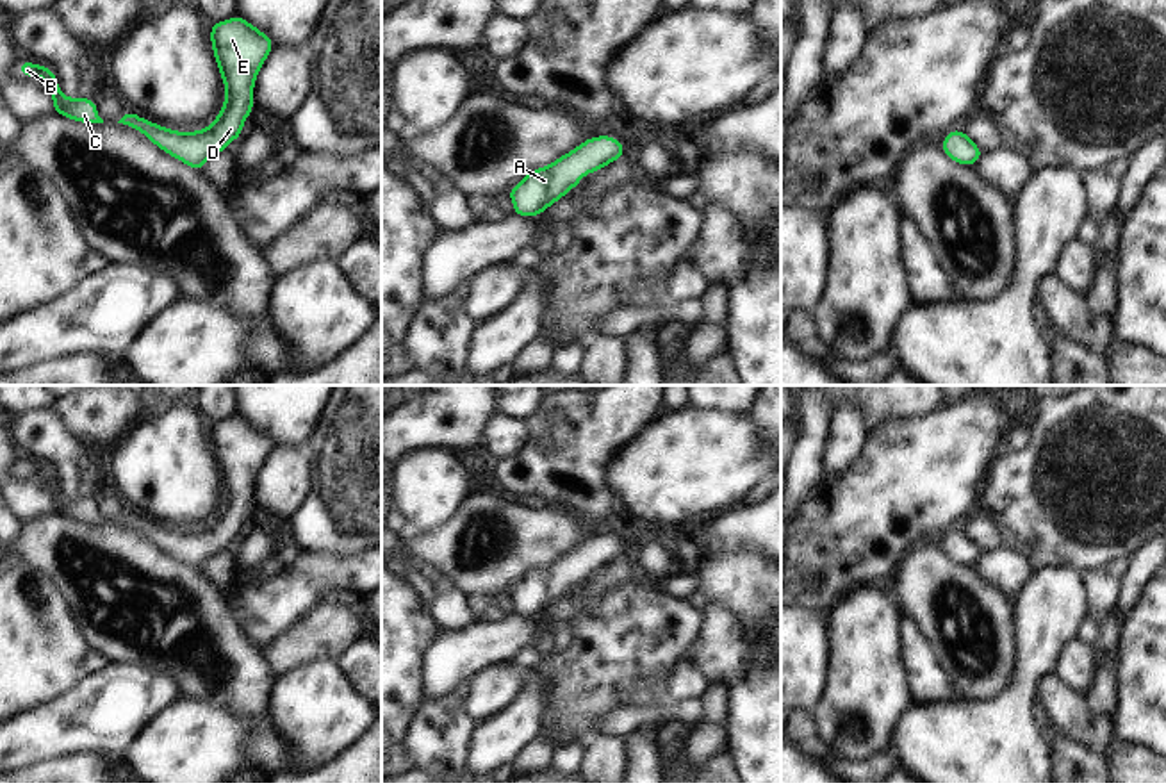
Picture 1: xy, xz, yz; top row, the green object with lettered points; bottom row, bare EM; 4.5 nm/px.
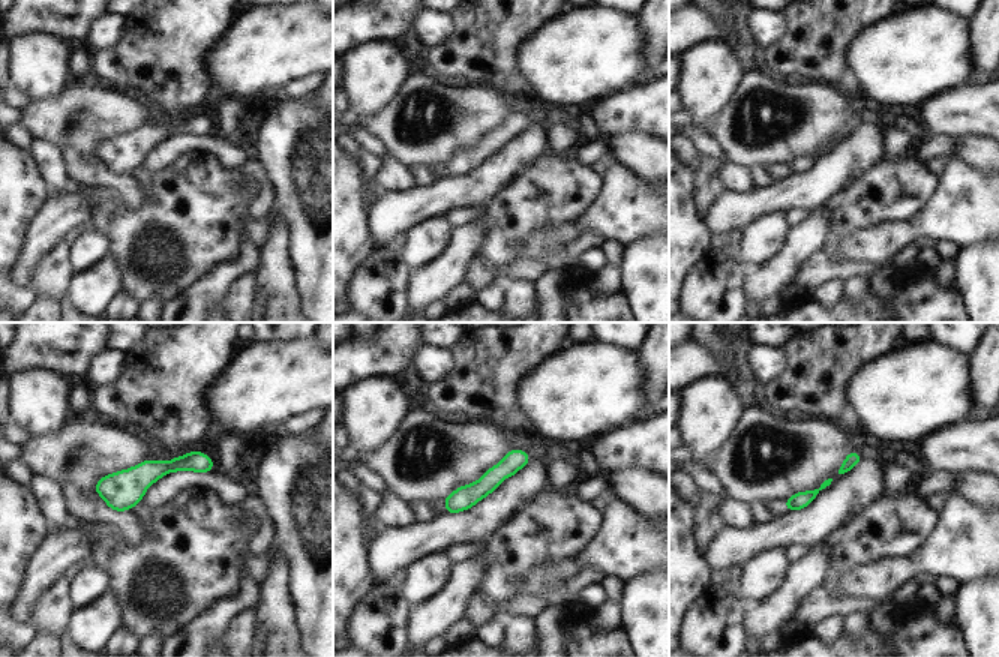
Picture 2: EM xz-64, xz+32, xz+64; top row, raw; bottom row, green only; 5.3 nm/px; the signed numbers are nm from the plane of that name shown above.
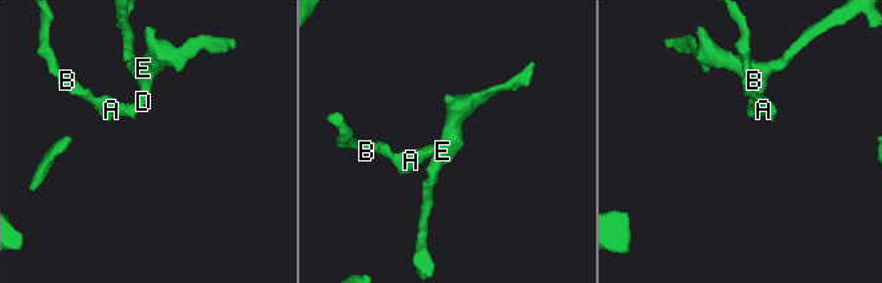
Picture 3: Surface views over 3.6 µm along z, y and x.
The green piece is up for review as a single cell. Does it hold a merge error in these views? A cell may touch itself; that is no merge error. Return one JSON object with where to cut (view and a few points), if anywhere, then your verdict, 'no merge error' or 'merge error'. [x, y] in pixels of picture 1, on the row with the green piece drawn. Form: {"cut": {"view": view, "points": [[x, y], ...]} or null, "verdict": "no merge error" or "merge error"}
{"cut": null, "verdict": "no merge error"}

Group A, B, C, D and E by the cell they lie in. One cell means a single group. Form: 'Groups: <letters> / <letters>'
Groups: A B C D E

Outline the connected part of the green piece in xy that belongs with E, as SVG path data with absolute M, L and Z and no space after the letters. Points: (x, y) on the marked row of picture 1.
M241 16L210 25L214 61L226 89L223 109L205 130L182 134L152 123L137 114L125 114L118 123L144 134L162 152L193 169L203 169L210 157L242 134L253 111L253 86L266 57L275 48L271 37Z

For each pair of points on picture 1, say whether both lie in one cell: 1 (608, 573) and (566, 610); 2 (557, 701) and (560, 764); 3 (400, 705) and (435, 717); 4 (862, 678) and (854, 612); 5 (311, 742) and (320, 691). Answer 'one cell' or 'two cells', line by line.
1: one cell
2: two cells
3: two cells
4: one cell
5: one cell

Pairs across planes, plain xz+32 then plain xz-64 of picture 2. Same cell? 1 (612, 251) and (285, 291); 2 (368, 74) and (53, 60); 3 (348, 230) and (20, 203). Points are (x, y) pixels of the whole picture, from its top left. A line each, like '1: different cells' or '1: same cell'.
1: same cell
2: same cell
3: same cell

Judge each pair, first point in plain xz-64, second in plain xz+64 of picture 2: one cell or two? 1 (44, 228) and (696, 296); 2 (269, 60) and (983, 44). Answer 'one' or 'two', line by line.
1: two
2: two

